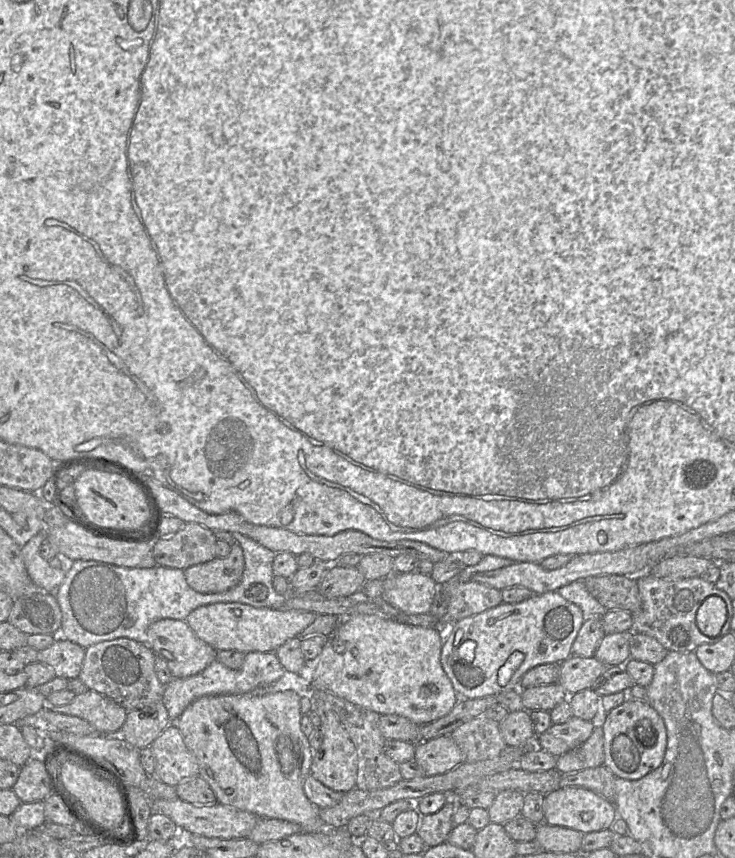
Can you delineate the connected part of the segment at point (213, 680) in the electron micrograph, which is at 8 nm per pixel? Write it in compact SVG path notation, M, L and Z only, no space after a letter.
M249 652L245 654L243 665L238 669L230 669L215 660L200 673L185 677L172 677L164 686L162 702L167 709L171 722L177 721L183 711L196 699L211 695L233 695L250 692L276 683L285 676L286 671L280 664L275 652Z

